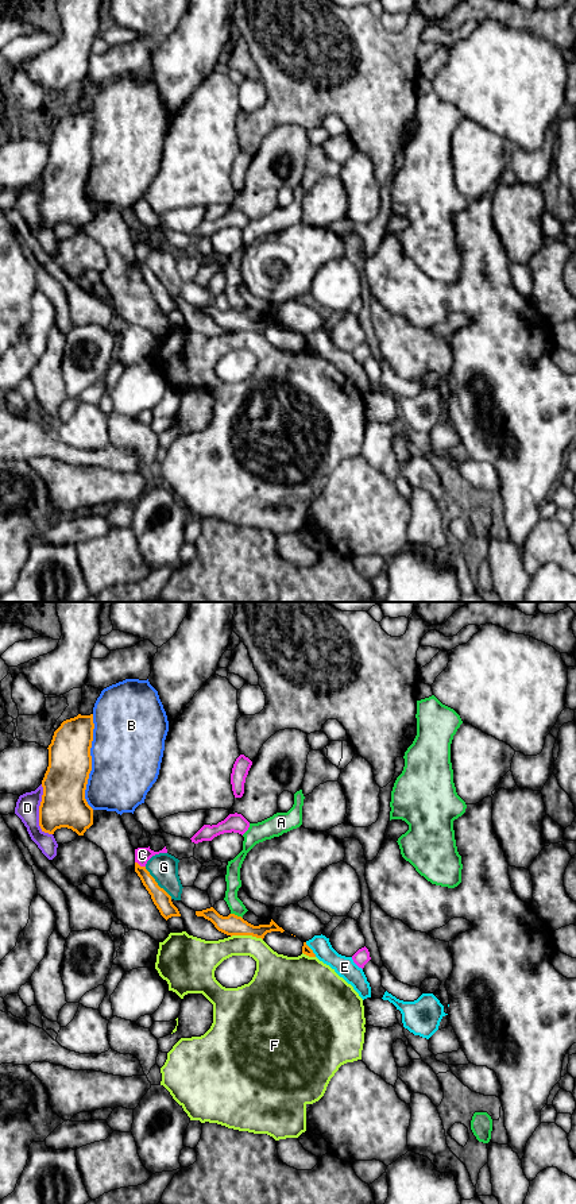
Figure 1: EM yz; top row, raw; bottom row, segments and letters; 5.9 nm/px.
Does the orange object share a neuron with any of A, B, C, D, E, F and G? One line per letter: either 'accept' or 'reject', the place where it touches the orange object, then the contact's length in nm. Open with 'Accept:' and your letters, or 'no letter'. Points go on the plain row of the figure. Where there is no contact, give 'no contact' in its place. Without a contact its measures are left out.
Accept: no letter
A: reject; meets orange in yz at (236, 311); contact 80 nm long
B: reject; meets orange in yz at (91, 157); contact 550 nm long
C: reject; meets orange in yz at (139, 261); contact 70 nm long
D: reject; meets orange in yz at (39, 207); contact 320 nm long
E: reject; meets orange in yz at (310, 344); contact 110 nm long
F: reject; meets orange in yz at (247, 330); contact 190 nm long
G: reject; meets orange in yz at (157, 278); contact 260 nm long

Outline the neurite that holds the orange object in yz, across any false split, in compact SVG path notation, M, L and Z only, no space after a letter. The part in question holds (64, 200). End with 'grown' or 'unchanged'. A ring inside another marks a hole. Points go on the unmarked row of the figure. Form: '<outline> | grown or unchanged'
M78 109L54 127L39 201L39 221L45 228L54 229L57 224L67 223L84 231L93 220L93 204L85 194L93 124L93 109Z | unchanged

